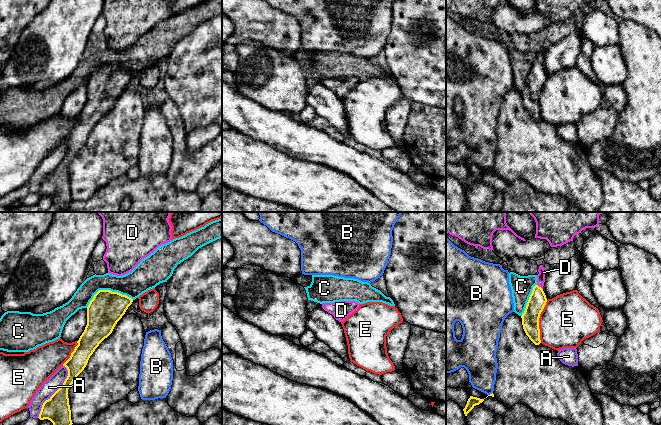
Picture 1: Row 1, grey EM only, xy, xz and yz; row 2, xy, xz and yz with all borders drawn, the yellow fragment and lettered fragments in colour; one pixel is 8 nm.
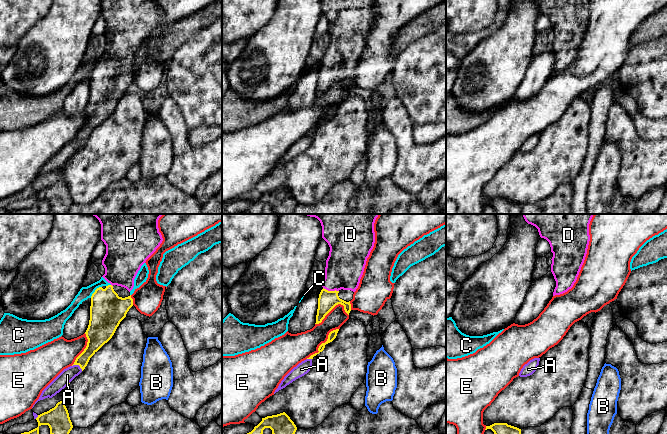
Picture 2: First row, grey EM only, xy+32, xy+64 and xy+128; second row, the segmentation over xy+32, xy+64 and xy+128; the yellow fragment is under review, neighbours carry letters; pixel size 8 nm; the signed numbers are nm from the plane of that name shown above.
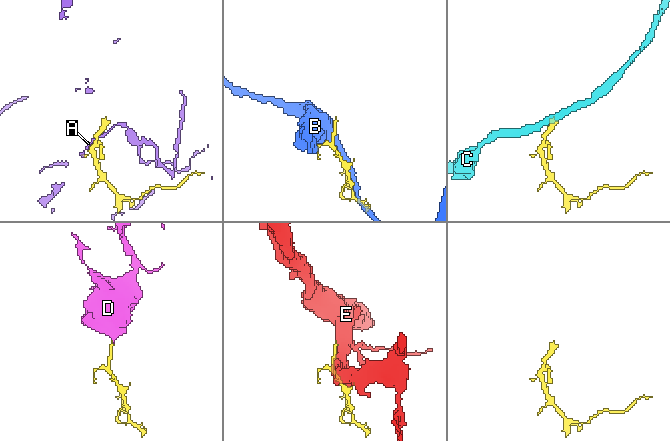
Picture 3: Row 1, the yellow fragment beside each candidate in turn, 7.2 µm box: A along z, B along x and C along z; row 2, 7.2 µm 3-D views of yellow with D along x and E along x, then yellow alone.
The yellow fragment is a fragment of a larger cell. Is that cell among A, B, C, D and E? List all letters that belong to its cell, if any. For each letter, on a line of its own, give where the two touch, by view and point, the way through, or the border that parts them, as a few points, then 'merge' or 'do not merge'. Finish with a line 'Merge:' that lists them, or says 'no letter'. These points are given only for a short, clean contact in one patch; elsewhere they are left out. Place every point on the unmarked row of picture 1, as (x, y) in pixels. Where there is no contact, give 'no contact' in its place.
A: xy (56, 167) | do not merge
B: yz (490, 170) | do not merge
C: xy (107, 66) | do not merge
D: yz (540, 63) | across yz (537, 76), (540, 63), (541, 52) | merge
E: yz (538, 97) | do not merge
Merge: D

